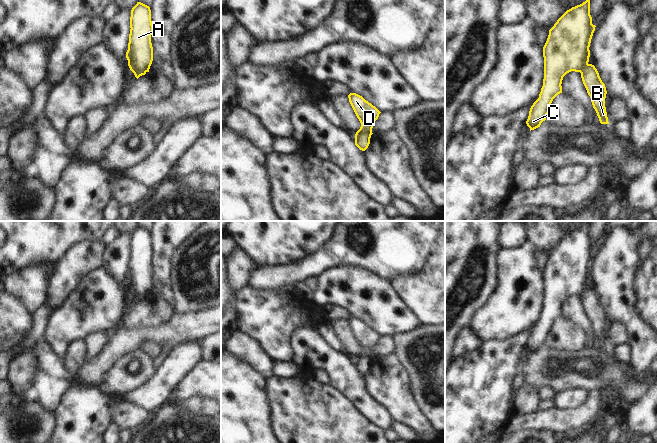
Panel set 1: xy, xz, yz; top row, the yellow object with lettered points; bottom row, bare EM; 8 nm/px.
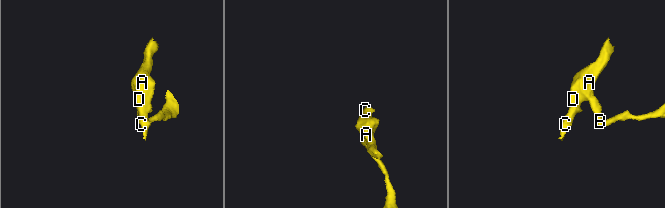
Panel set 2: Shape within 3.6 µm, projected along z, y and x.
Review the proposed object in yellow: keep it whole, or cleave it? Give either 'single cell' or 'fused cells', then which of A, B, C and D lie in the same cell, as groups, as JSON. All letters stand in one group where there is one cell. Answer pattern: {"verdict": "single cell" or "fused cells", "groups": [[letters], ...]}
{"verdict": "fused cells", "groups": [["A", "C", "D"], ["B"]]}

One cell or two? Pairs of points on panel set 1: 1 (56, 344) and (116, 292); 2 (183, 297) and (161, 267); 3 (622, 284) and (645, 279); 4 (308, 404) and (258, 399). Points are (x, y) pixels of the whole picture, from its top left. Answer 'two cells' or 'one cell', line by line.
1: one cell
2: two cells
3: two cells
4: two cells

